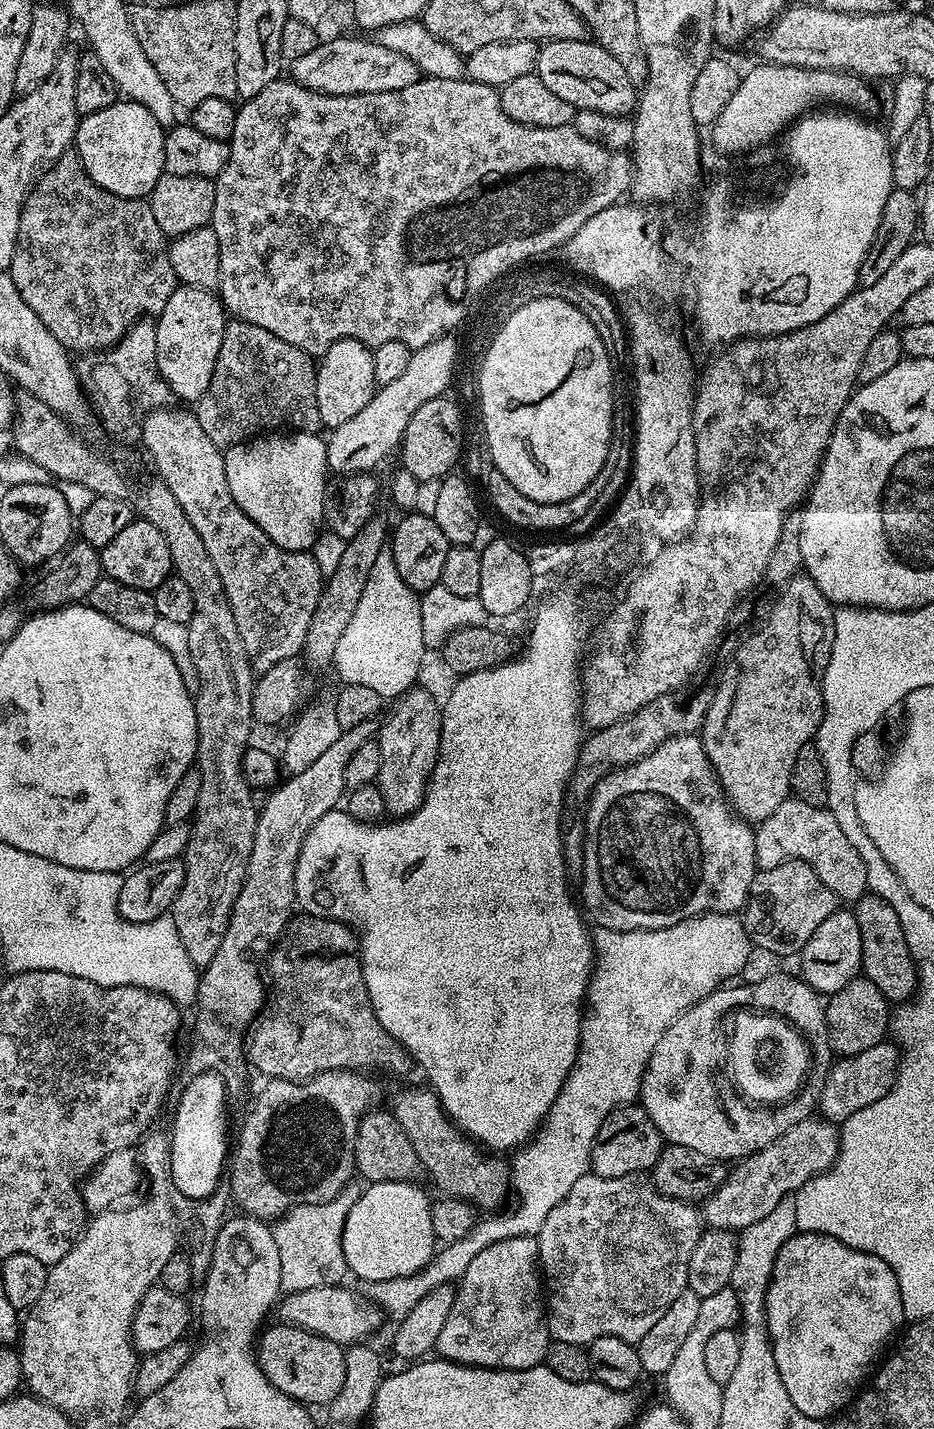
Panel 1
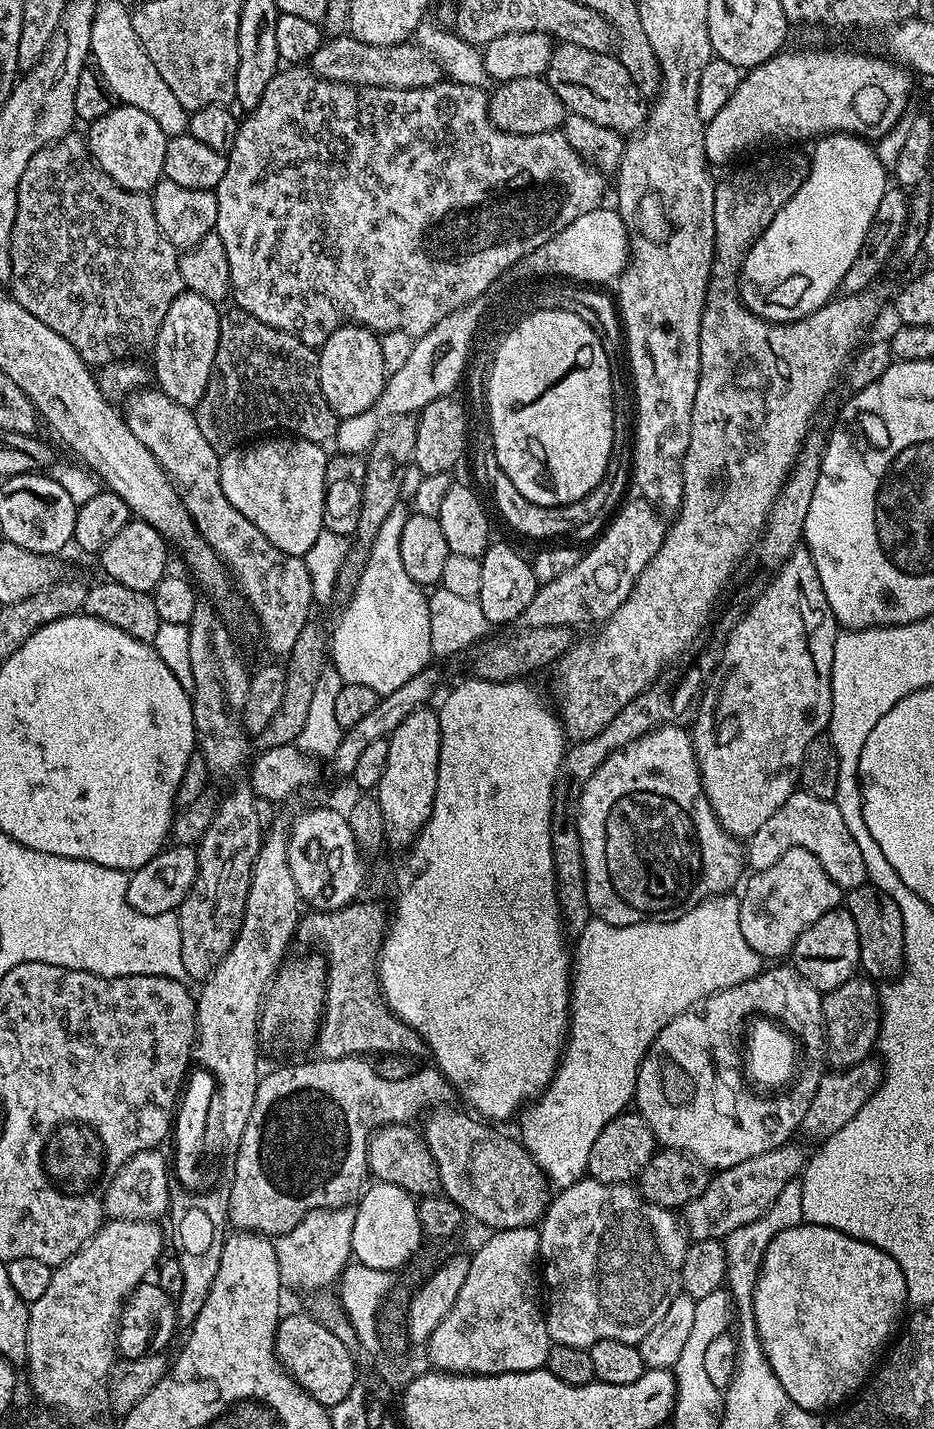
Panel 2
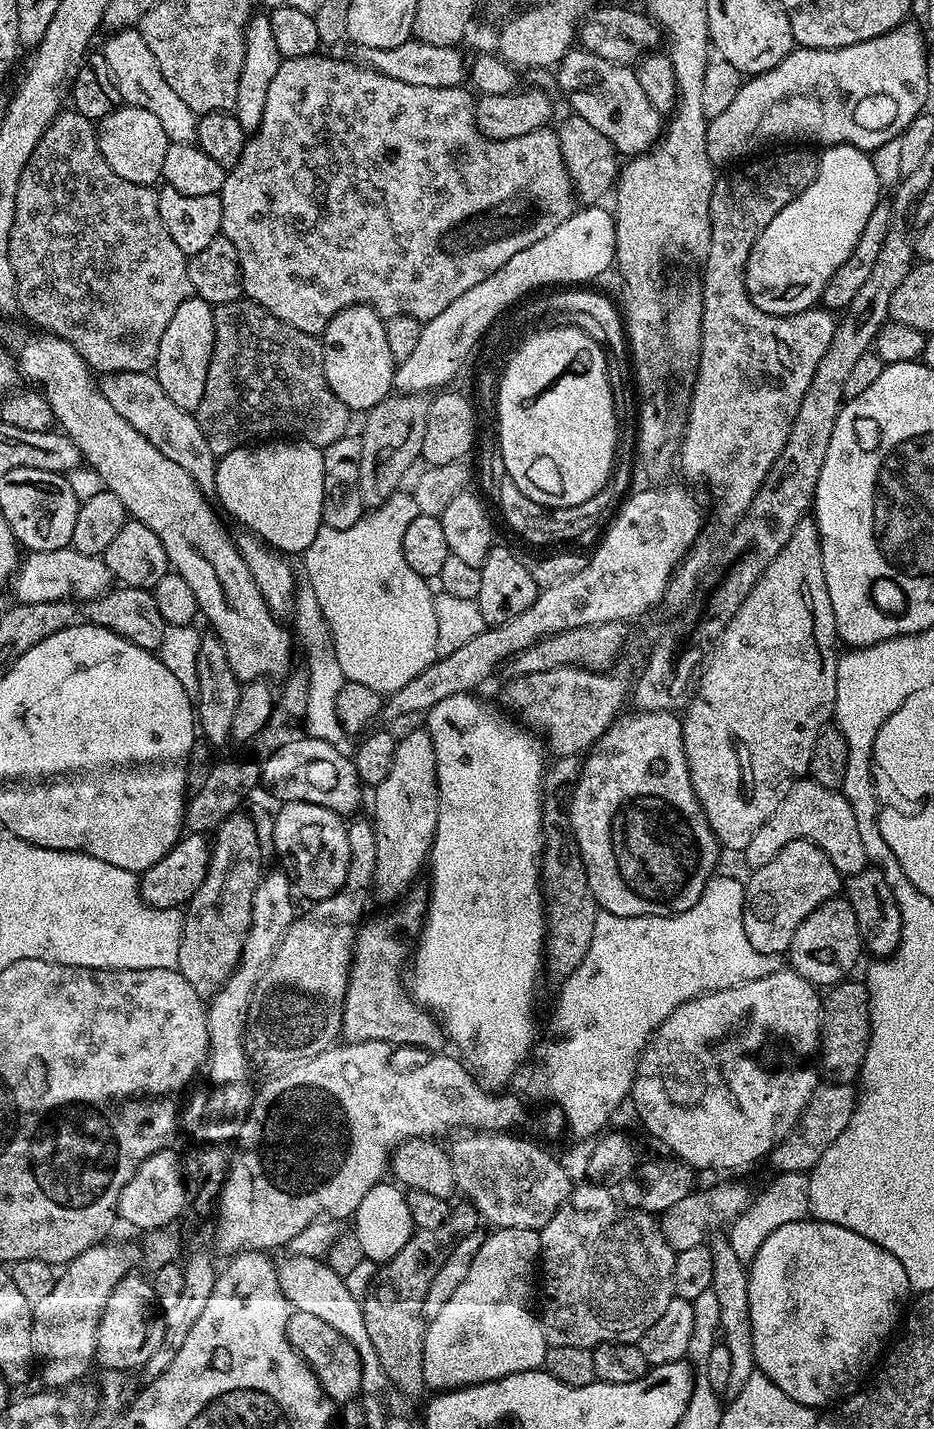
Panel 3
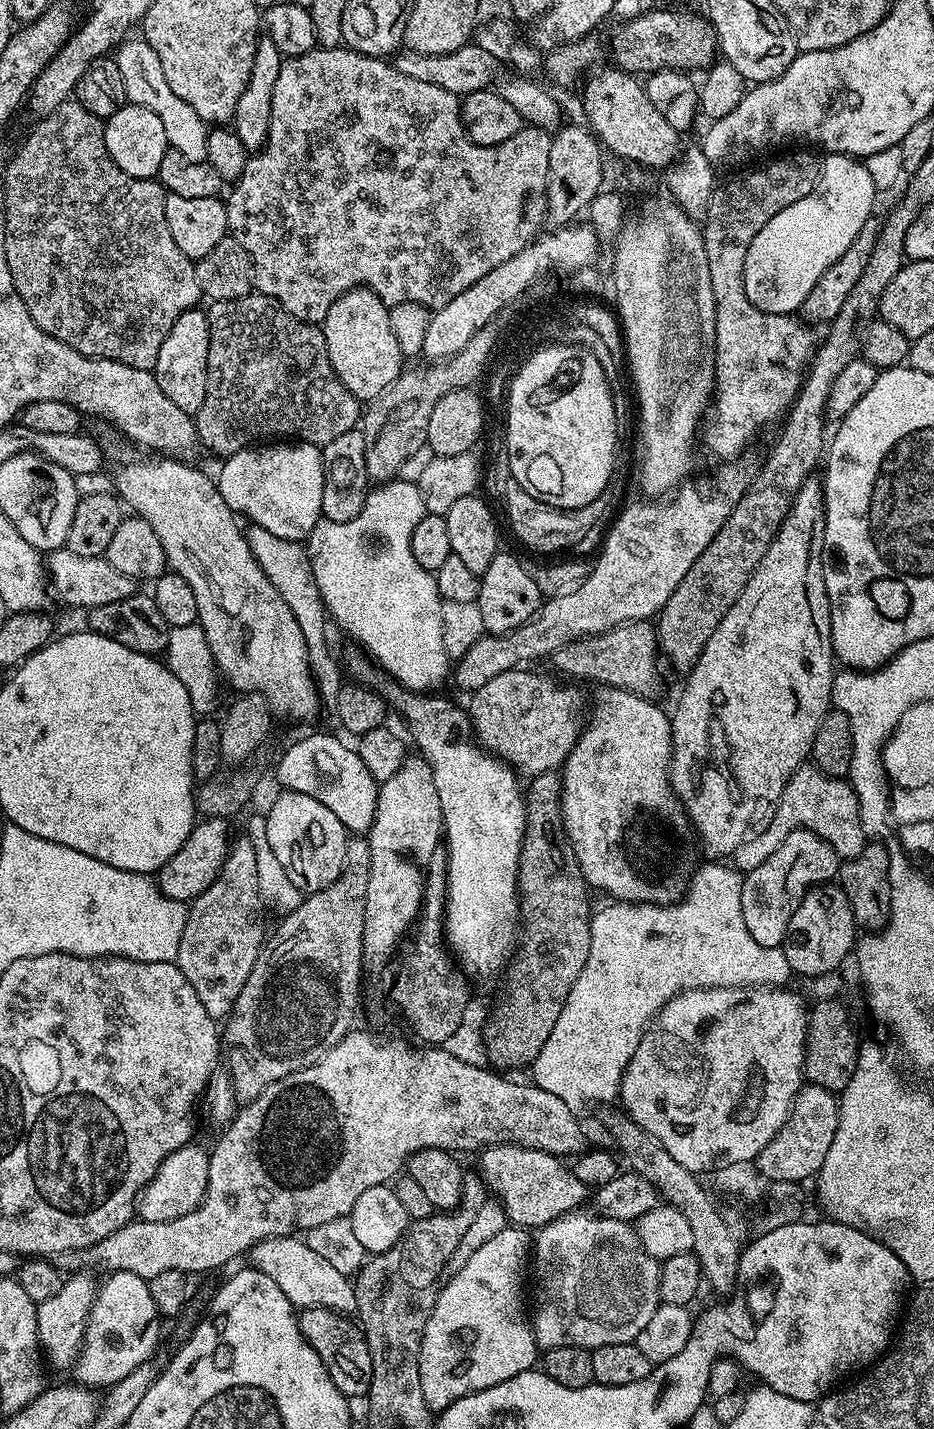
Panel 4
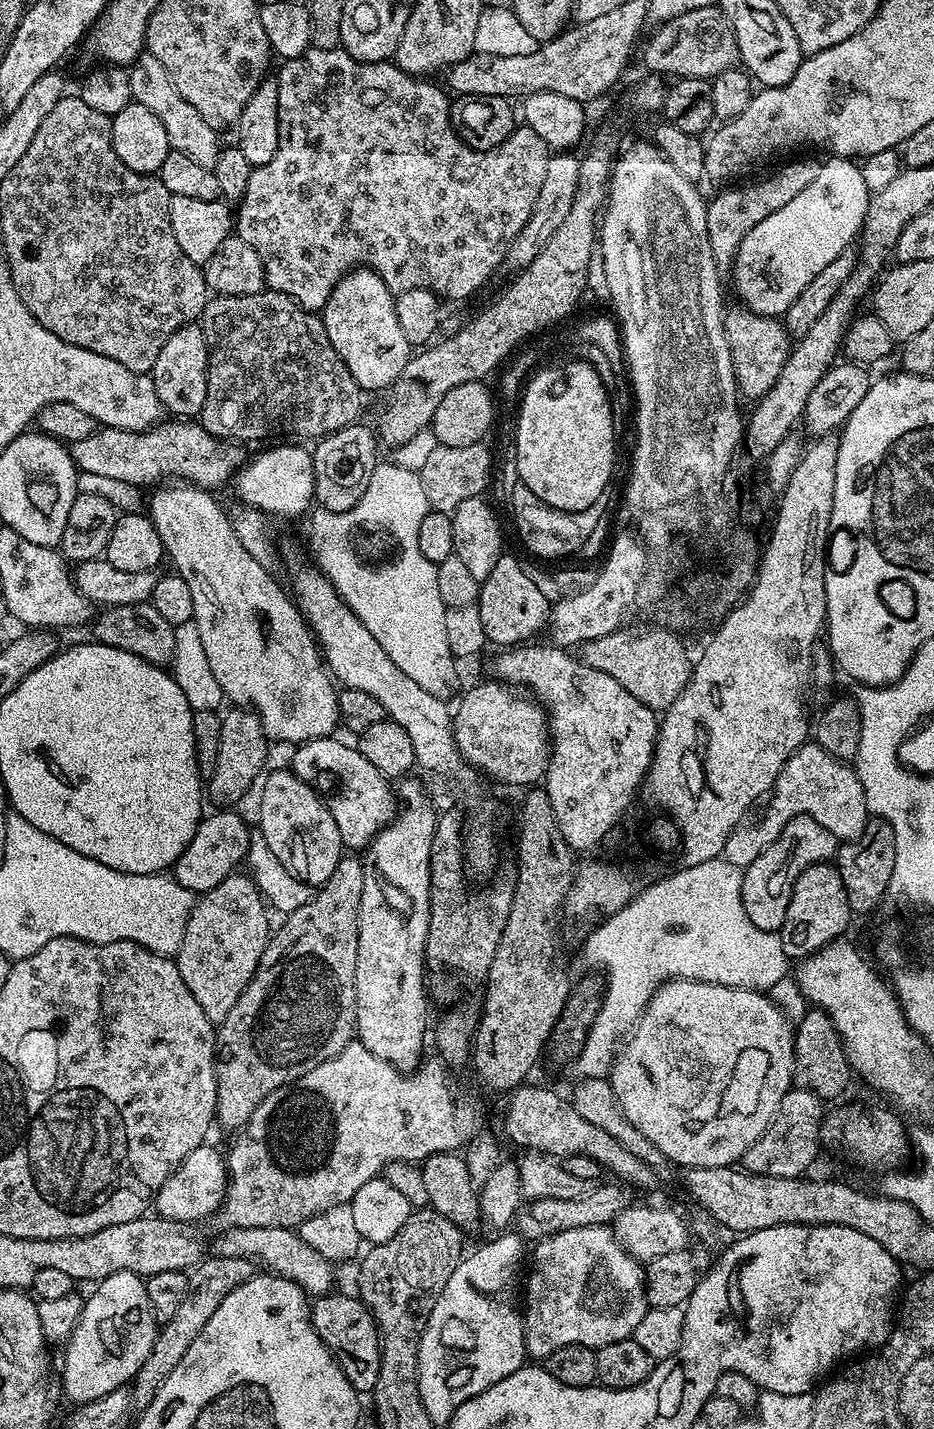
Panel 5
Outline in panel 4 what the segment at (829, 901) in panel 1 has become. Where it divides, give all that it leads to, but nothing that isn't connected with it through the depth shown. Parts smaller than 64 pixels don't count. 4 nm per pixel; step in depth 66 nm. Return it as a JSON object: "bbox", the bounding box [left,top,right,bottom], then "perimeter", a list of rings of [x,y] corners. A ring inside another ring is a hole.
{"bbox":[742,828,842,948],"perimeter":[[[805,828],[794,830],[782,838],[782,846],[754,870],[750,870],[742,882],[742,918],[750,938],[760,946],[778,948],[784,943],[784,935],[790,926],[790,918],[802,902],[802,898],[817,884],[837,879],[842,858],[818,834]]]}

